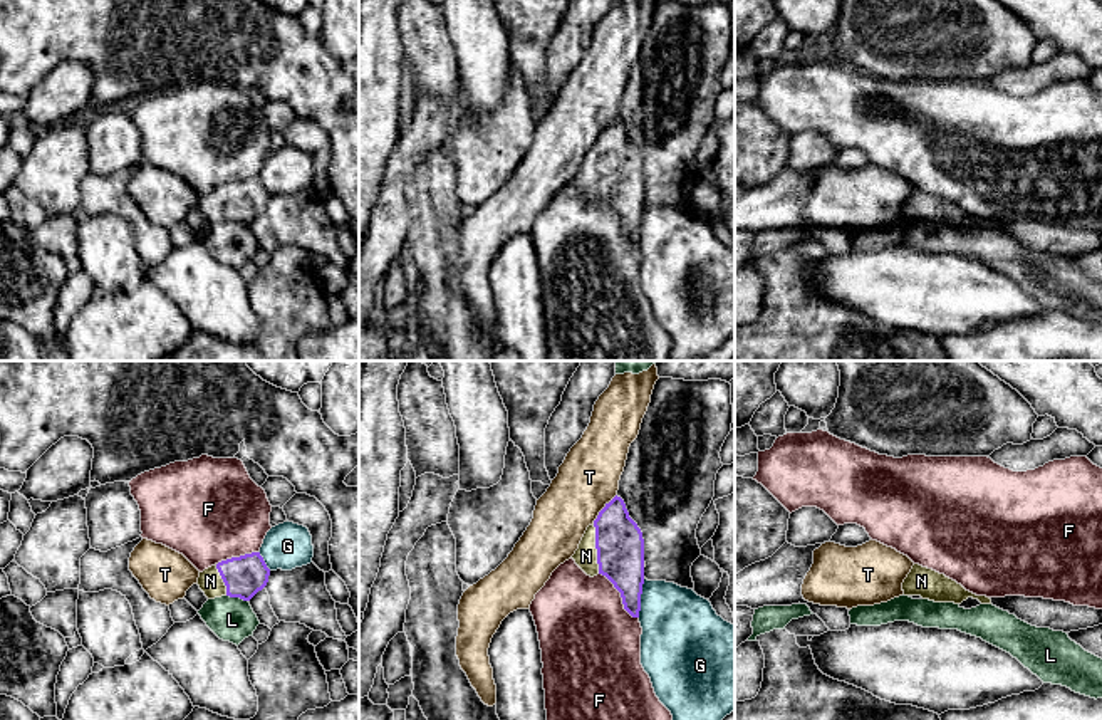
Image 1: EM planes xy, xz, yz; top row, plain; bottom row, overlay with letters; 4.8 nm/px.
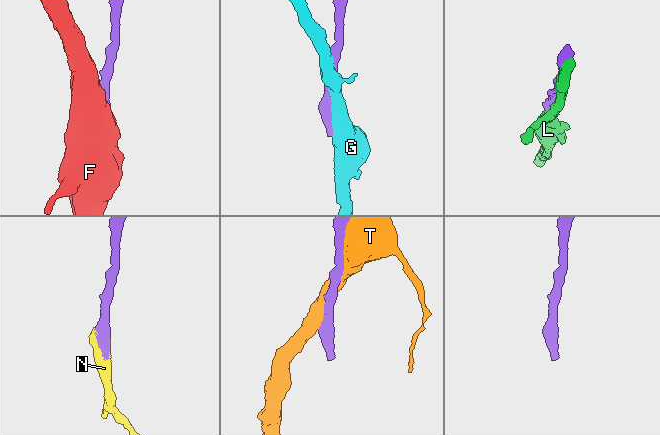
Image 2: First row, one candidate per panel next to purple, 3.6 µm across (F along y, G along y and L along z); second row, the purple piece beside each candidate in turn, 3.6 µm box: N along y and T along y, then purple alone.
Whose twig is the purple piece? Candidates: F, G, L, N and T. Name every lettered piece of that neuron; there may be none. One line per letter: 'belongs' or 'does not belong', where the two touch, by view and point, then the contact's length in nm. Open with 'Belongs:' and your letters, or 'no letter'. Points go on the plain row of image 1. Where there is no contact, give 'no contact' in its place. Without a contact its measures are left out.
Belongs: N
F: does not belong; contact xz (621, 220); length 300 nm
G: does not belong; contact xz (639, 222); length 190 nm
L: does not belong; contact xy (237, 220); length 110 nm
N: belongs; contact xz (596, 172); length 240 nm
T: does not belong; contact xz (602, 133); length 180 nm

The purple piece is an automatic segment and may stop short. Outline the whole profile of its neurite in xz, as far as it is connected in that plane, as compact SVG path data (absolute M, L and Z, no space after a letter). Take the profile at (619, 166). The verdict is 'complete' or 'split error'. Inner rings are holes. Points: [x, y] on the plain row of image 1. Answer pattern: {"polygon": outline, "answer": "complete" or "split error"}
{"polygon": "M614 121L587 151L575 188L590 201L602 198L621 217L624 233L639 242L644 208L644 163L621 121Z", "answer": "split error"}

